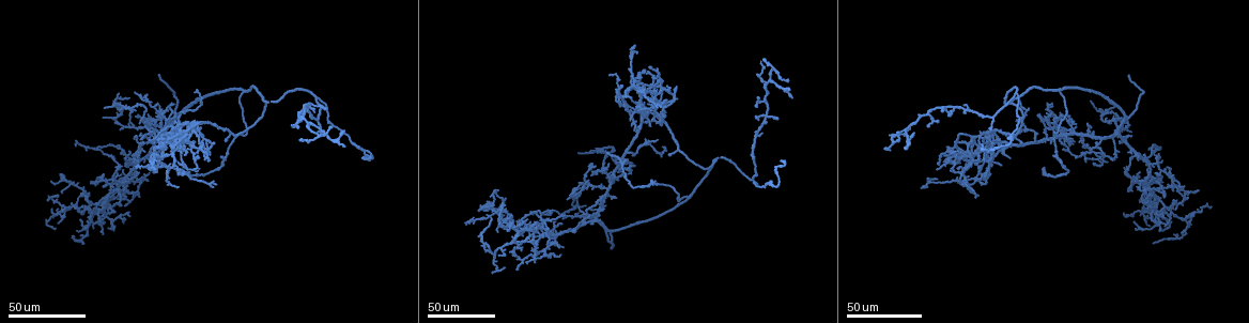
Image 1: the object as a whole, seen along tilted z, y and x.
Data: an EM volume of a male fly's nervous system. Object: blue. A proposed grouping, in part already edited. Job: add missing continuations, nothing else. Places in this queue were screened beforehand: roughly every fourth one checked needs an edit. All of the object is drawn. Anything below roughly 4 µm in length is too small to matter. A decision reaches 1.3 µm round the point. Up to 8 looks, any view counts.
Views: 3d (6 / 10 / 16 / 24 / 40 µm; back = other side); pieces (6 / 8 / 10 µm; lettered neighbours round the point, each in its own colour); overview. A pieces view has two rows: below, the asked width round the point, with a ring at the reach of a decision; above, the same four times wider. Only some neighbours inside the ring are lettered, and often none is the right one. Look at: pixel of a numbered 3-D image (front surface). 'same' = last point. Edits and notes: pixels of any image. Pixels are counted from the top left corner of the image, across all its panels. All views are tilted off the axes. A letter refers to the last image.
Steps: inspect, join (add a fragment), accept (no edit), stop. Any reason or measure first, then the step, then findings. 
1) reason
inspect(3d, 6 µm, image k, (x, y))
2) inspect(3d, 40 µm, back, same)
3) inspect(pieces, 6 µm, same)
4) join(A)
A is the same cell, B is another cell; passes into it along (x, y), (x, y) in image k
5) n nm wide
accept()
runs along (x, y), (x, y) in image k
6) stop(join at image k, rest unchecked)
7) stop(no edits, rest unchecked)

inspect(3d, 24 µm, image 1, (160, 75))

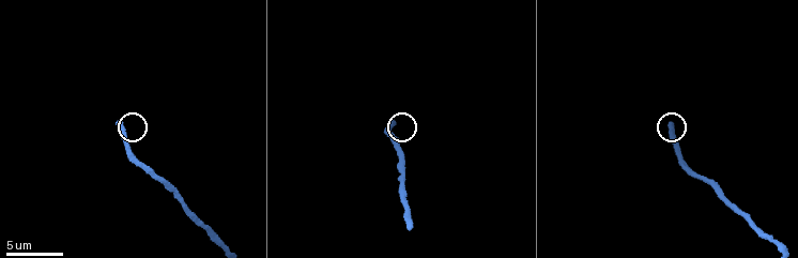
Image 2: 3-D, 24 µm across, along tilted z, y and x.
what lies round it
inspect(pieces, 8 µm, image 2, (119, 121))

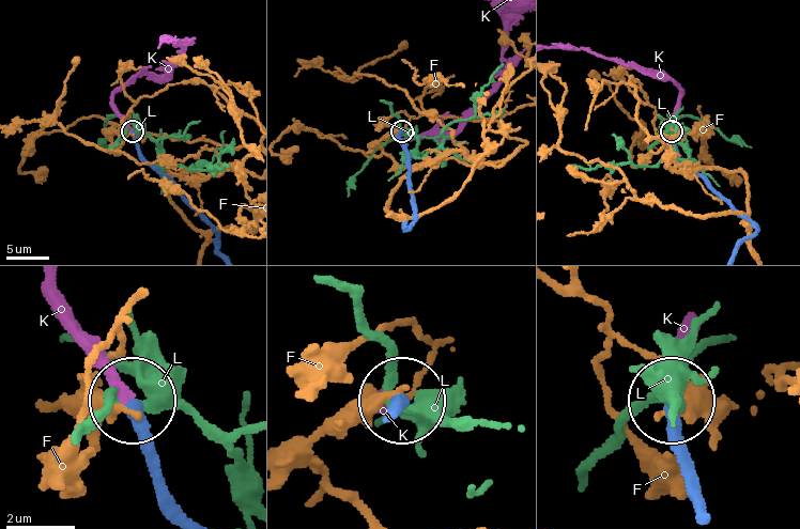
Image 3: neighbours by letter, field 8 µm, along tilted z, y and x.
join(K)
K is the same cell, F and L are other cells; the neuron continues

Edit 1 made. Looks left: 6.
branch stops here
inspect(3d, 40 µm, image 1, (1022, 144))

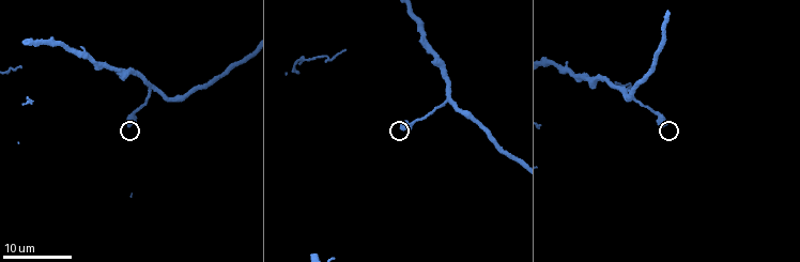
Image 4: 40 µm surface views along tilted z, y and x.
inspect(pieces, 8 µm, image 4, (659, 127))

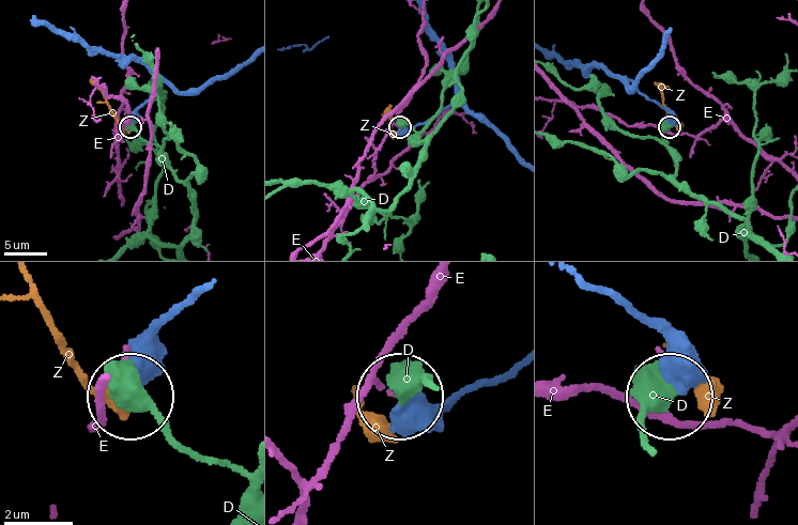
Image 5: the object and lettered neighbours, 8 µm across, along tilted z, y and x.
accept()
D, E and Z are other cells; runs along (586, 282), (657, 333), (672, 385) in image 5; none of them fits

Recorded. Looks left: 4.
free end
inspect(3d, 40 µm, image 1, (616, 197))

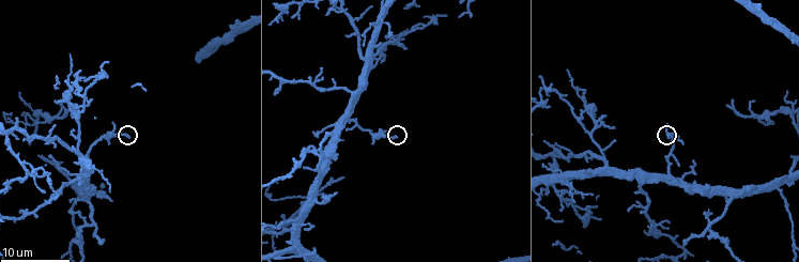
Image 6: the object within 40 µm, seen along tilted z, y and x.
zoom in
inspect(3d, 6 µm, image 6, (397, 138))

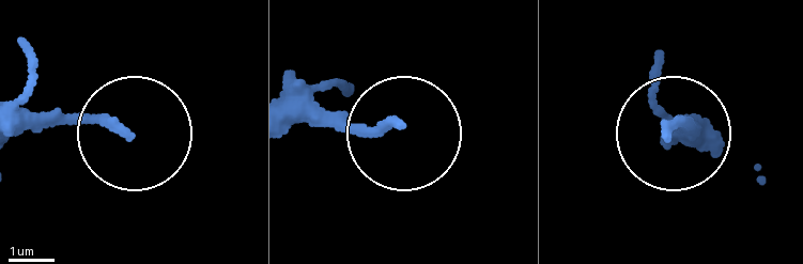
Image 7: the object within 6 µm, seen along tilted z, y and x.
inspect(pieces, 6 µm, image 7, (666, 133))

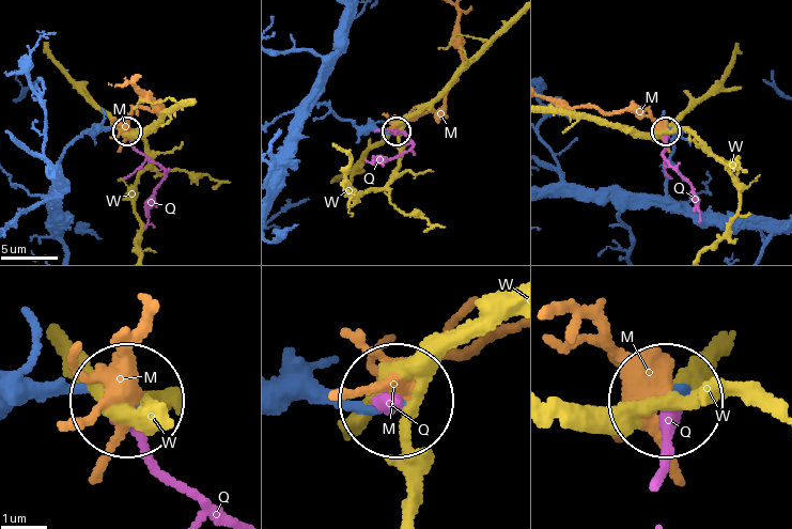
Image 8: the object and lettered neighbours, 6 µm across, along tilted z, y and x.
190 nm wide
accept()
M, Q and W are other cells; none of them fits

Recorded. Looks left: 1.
stop(join at image 3, rest unchecked)

